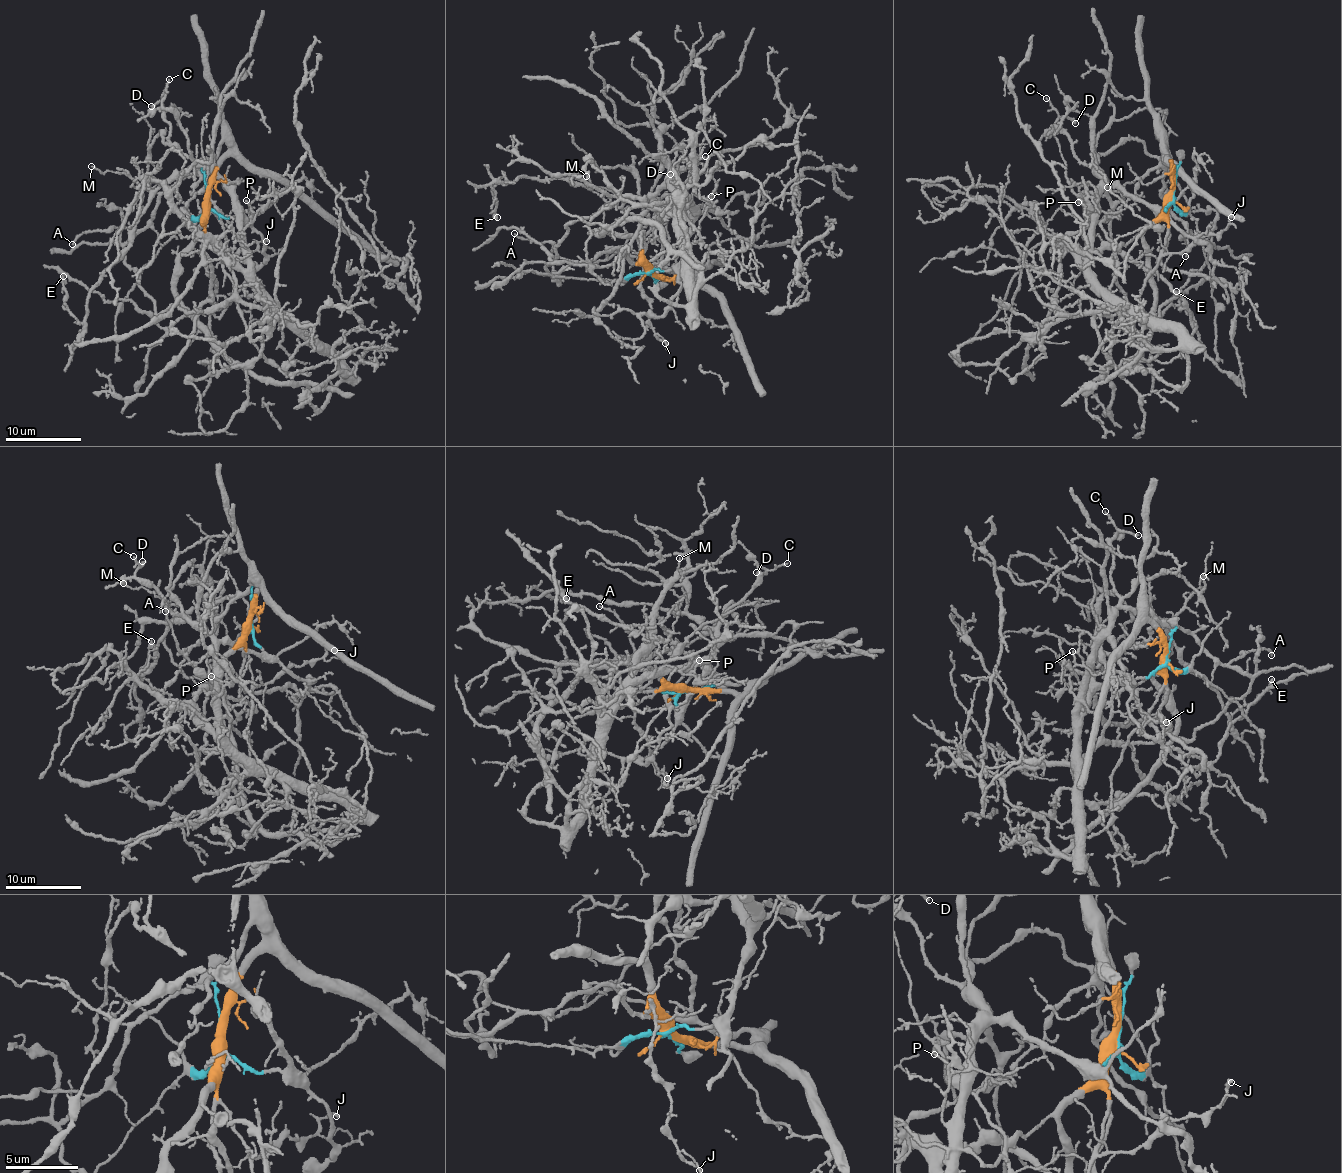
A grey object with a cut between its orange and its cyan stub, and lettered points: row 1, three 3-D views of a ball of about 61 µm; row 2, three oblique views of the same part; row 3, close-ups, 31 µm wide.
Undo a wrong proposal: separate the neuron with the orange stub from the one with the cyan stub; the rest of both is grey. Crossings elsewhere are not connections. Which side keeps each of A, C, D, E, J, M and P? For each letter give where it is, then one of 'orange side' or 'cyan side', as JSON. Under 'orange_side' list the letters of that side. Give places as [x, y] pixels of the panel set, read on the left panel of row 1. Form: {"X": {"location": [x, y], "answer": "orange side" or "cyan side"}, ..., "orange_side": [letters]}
{"A": {"location": [72, 244], "answer": "orange side"}, "C": {"location": [169, 79], "answer": "cyan side"}, "D": {"location": [151, 106], "answer": "cyan side"}, "E": {"location": [63, 276], "answer": "cyan side"}, "J": {"location": [266, 241], "answer": "orange side"}, "M": {"location": [91, 166], "answer": "cyan side"}, "P": {"location": [246, 200], "answer": "cyan side"}, "orange_side": ["A", "J"]}

